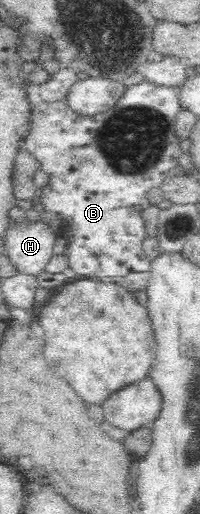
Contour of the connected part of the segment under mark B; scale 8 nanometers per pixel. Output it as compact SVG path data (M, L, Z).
M147 80L127 87L123 93L123 98L120 98L113 108L94 114L93 116L75 112L66 100L41 100L41 102L34 106L32 112L32 129L23 147L37 159L38 168L49 175L49 184L42 188L43 194L40 196L39 201L45 211L57 213L60 218L62 228L58 230L59 236L69 241L69 246L67 246L65 253L69 261L70 274L80 277L87 276L87 278L93 280L111 280L115 276L122 276L123 278L130 272L145 272L150 270L152 260L143 251L142 245L143 240L147 236L143 211L151 206L147 199L149 190L160 186L163 181L164 172L178 166L178 158L180 157L179 154L181 154L179 143L182 140L177 136L176 116L181 108L182 106L175 88L169 88Z

